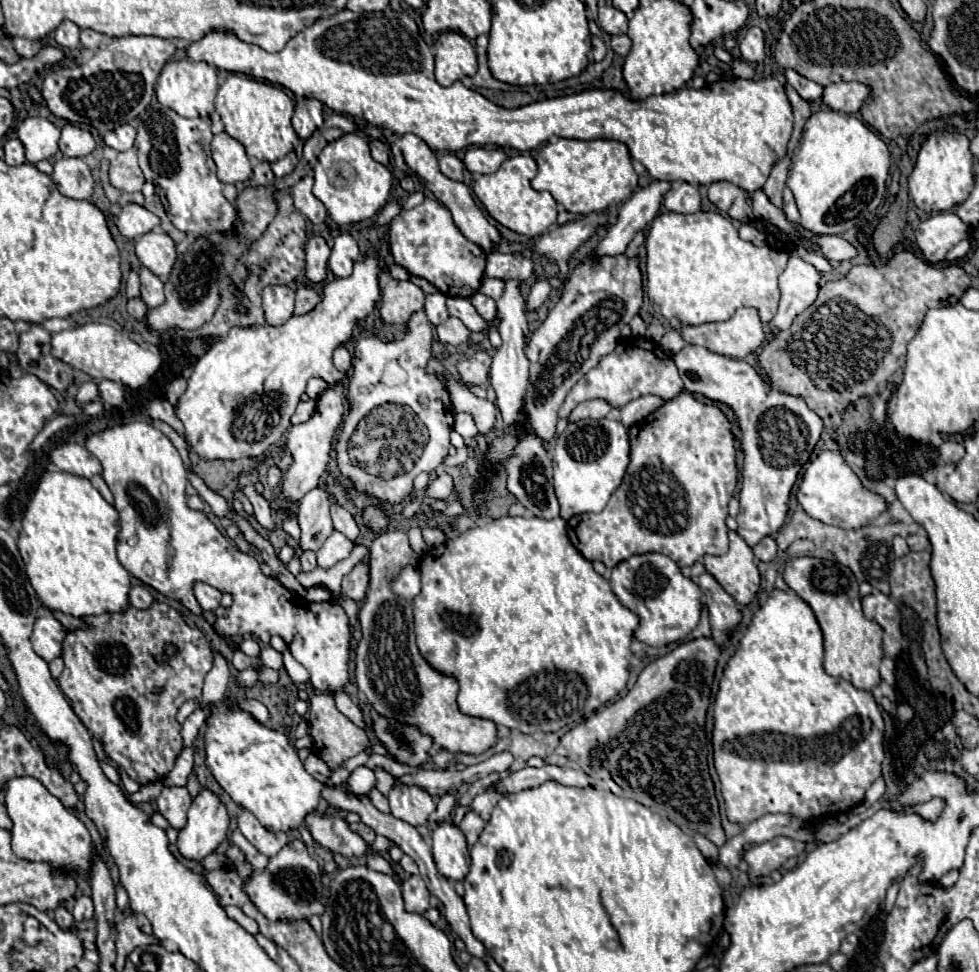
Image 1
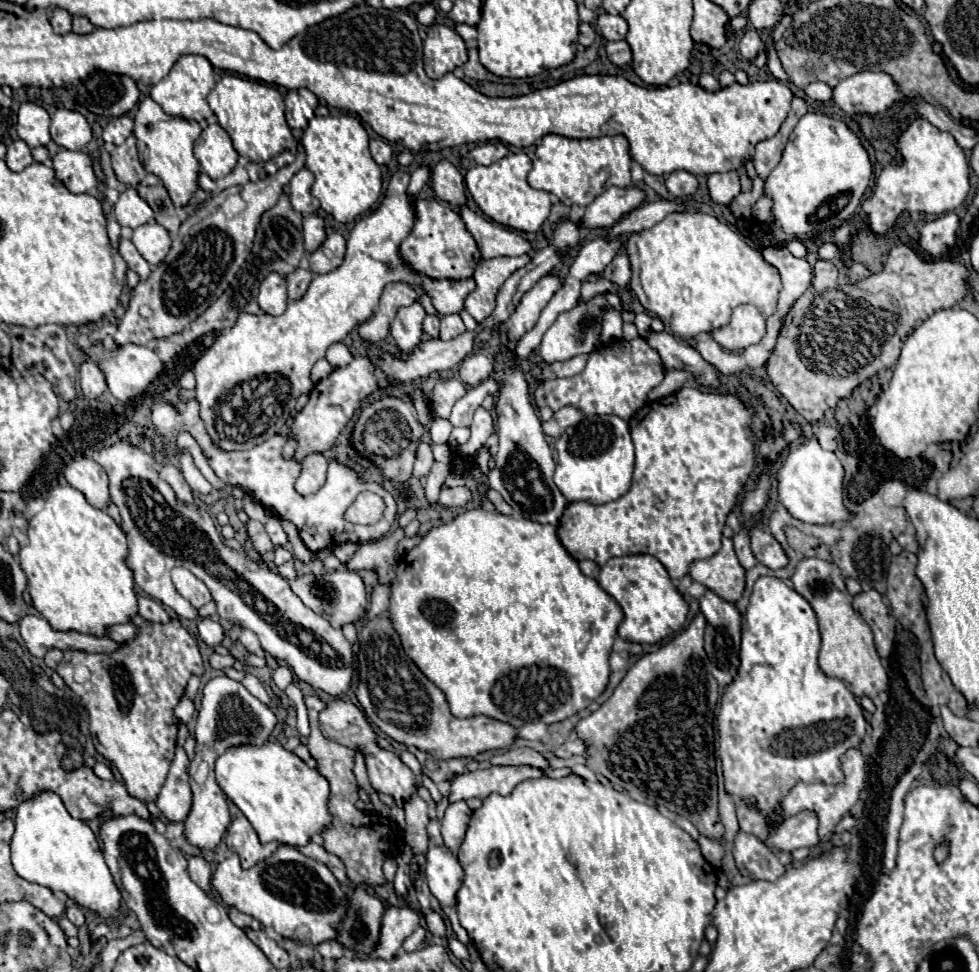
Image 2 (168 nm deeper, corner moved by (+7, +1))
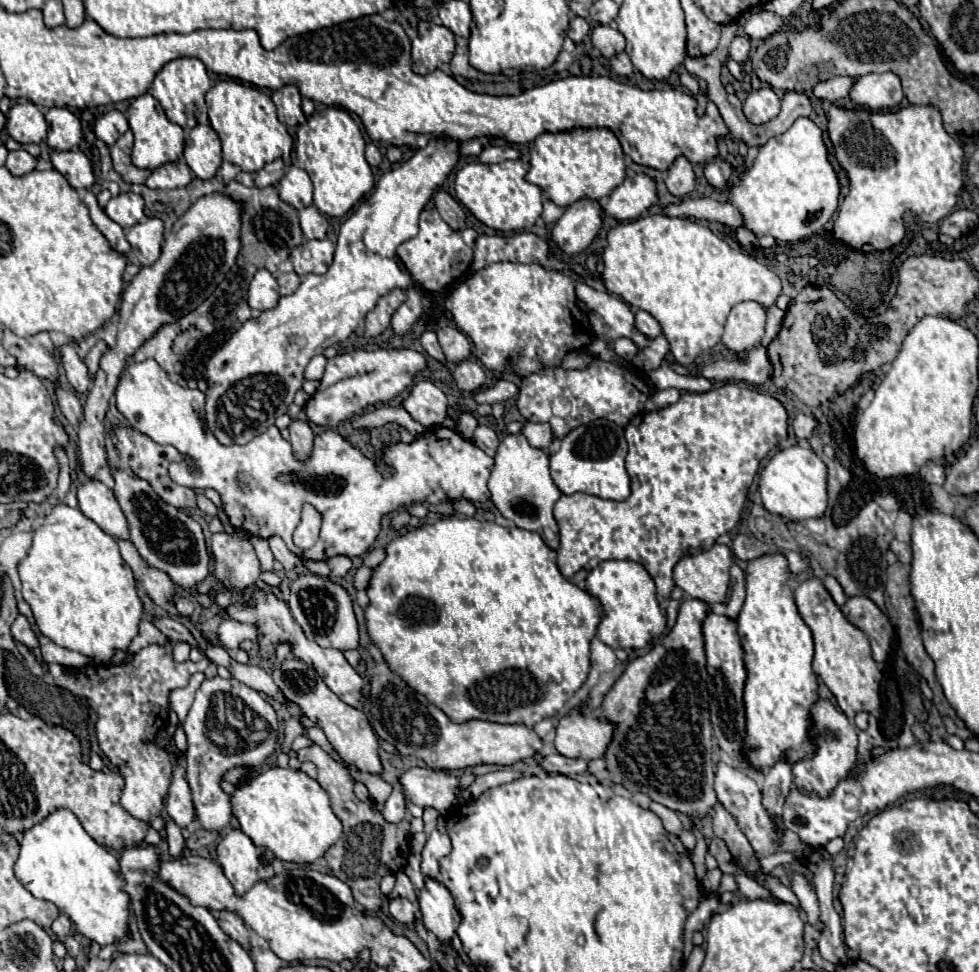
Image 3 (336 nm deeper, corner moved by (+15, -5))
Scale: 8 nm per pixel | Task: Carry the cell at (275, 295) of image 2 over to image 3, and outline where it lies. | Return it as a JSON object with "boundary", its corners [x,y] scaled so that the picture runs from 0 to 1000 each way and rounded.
{"boundary":[[[264,278],[253,296],[253,313],[259,319],[276,319],[284,313],[284,290],[274,278]]]}

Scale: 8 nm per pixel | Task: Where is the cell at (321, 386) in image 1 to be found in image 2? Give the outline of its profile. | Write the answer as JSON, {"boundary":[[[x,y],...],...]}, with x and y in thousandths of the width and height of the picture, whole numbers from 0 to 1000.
{"boundary":[[[329,368],[329,370],[325,370],[325,372],[321,374],[321,379],[319,379],[319,387],[317,387],[317,389],[319,389],[321,395],[325,395],[325,393],[327,393],[331,387],[335,387],[337,383],[339,383],[339,377]]]}

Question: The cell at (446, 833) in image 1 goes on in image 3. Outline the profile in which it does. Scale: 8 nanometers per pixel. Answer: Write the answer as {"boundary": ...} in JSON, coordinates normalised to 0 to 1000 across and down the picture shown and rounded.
{"boundary":[[[435,905],[427,928],[435,957],[445,961],[449,969],[460,969],[470,951],[470,940],[464,934],[464,924],[458,914],[445,905]]]}

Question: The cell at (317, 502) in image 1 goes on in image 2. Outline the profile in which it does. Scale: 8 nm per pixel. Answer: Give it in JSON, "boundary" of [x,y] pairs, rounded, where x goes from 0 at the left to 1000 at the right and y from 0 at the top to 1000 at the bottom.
{"boundary":[[[329,467],[313,469],[308,475],[308,486],[302,494],[302,506],[308,510],[323,508],[331,500],[333,481],[335,481],[335,475]]]}

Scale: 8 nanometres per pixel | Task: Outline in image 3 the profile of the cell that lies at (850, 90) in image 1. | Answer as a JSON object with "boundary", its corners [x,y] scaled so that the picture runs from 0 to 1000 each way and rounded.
{"boundary":[[[885,76],[874,82],[868,93],[868,101],[872,107],[880,107],[887,113],[903,115],[915,113],[915,109],[923,103],[921,88],[917,76]]]}

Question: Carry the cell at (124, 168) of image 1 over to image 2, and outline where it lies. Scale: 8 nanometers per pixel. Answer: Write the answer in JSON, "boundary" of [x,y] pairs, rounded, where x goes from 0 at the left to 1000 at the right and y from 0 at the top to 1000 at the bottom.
{"boundary":[[[133,140],[125,150],[118,150],[114,156],[114,173],[118,183],[125,189],[131,191],[139,191],[143,189],[143,185],[149,181],[149,175],[145,173],[143,165],[141,165],[141,156],[139,156],[139,142]]]}

